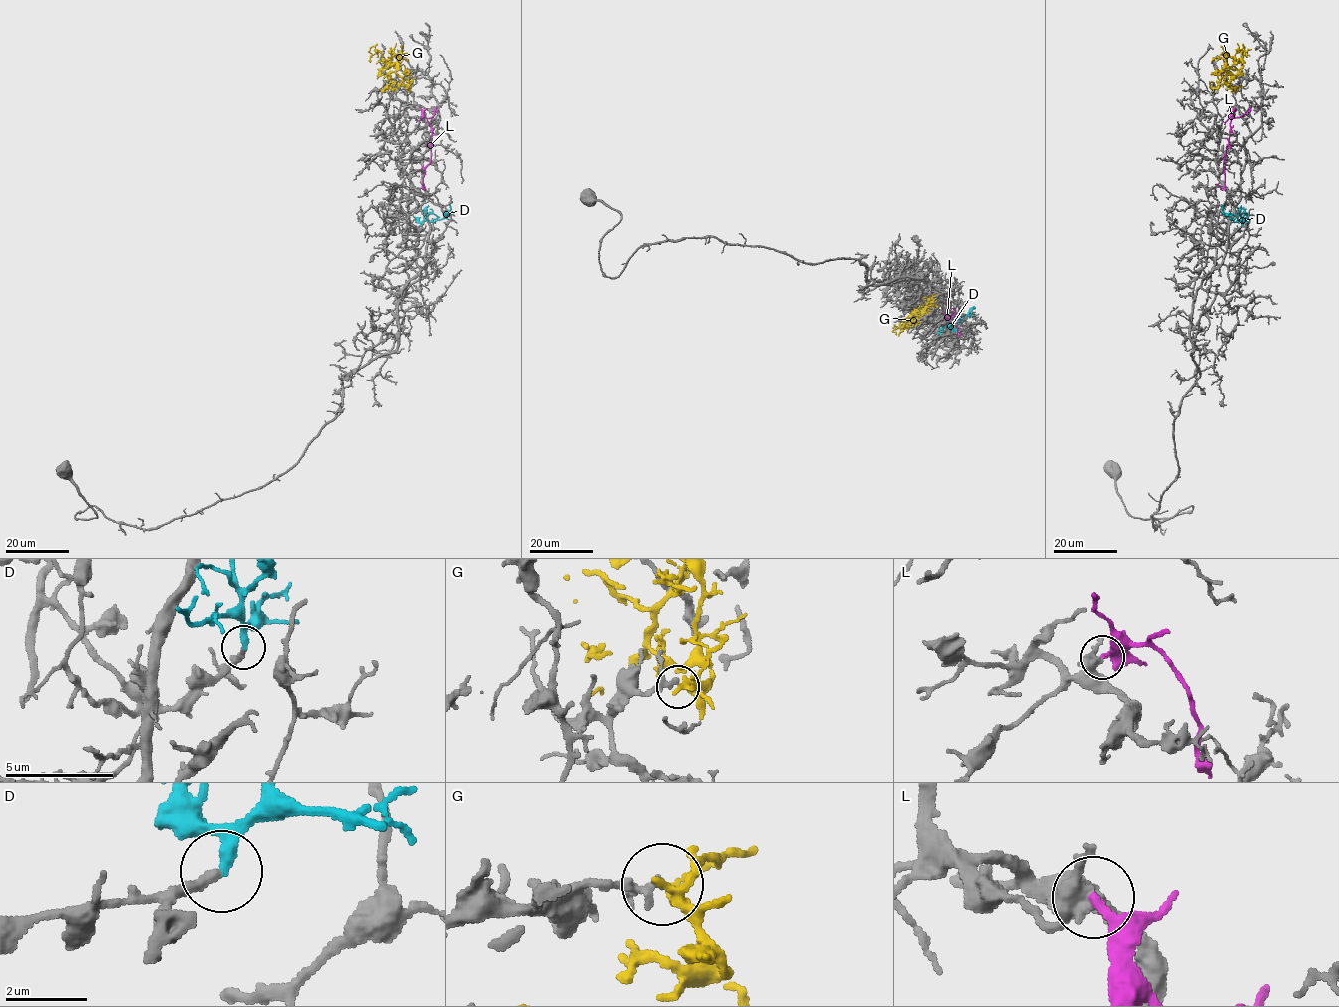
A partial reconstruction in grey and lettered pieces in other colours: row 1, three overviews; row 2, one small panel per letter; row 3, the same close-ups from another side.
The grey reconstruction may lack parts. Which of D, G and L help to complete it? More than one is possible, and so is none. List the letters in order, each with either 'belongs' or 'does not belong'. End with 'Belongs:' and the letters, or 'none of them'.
D: belongs
G: does not belong
L: does not belong
Belongs: D

